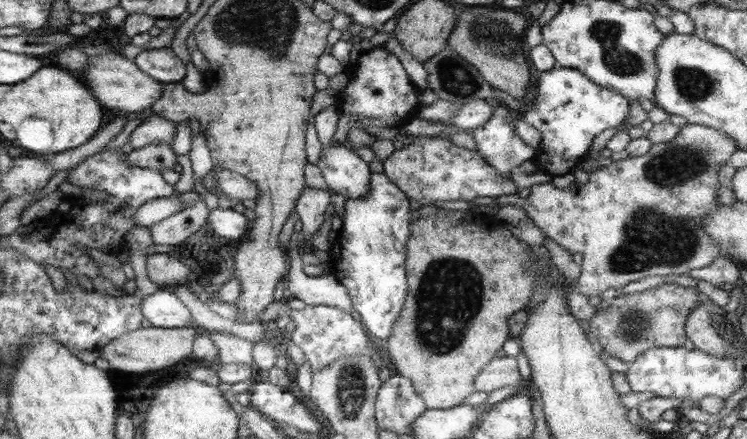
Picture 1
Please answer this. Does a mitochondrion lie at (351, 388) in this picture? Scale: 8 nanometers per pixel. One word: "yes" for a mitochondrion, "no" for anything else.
yes

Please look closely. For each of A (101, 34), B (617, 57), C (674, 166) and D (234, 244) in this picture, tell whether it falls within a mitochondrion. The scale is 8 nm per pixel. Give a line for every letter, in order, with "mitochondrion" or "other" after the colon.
A: other
B: mitochondrion
C: mitochondrion
D: other

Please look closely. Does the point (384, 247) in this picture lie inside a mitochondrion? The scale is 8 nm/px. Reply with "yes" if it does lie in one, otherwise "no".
yes

